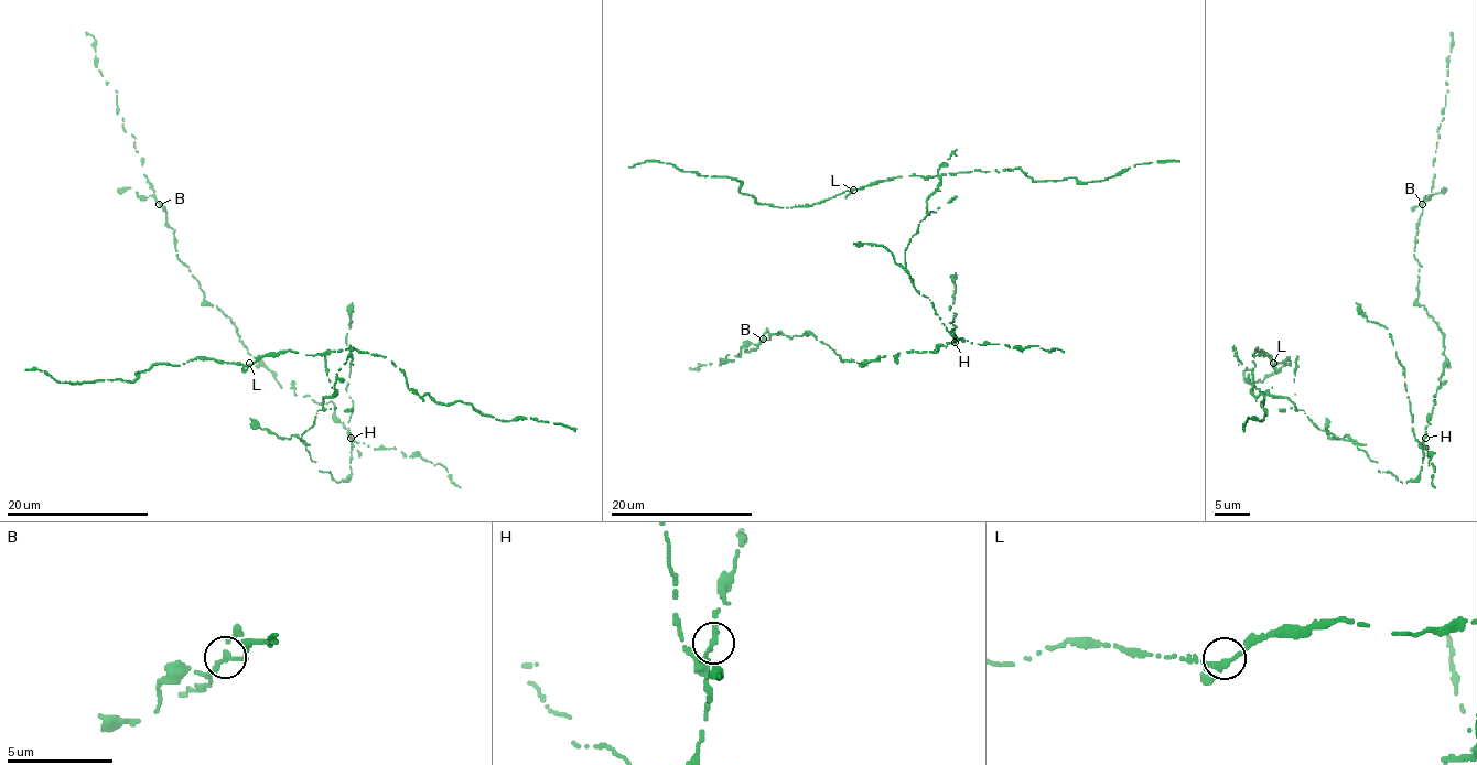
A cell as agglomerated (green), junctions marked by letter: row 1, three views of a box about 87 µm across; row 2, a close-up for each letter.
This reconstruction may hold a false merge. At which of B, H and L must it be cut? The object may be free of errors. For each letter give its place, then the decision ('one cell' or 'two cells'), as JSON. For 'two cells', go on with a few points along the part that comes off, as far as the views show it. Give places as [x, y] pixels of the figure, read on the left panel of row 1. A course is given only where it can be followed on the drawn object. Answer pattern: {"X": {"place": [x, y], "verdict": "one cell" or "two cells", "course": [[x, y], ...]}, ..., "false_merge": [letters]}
{"B": {"place": [159, 204], "verdict": "one cell"}, "H": {"place": [351, 438], "verdict": "two cells", "course": [[351, 438], [351, 473], [338, 482], [319, 470], [301, 438], [322, 397], [336, 391], [348, 356], [352, 365]]}, "L": {"place": [249, 363], "verdict": "one cell"}, "false_merge": ["H"]}

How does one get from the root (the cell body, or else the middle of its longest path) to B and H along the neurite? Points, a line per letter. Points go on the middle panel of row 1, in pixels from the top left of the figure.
B: (941, 323), (953, 343), (860, 364), (842, 361), (810, 334), (787, 337), (780, 330), (763, 338)
H: (941, 323), (953, 341), (958, 338), (953, 343)

